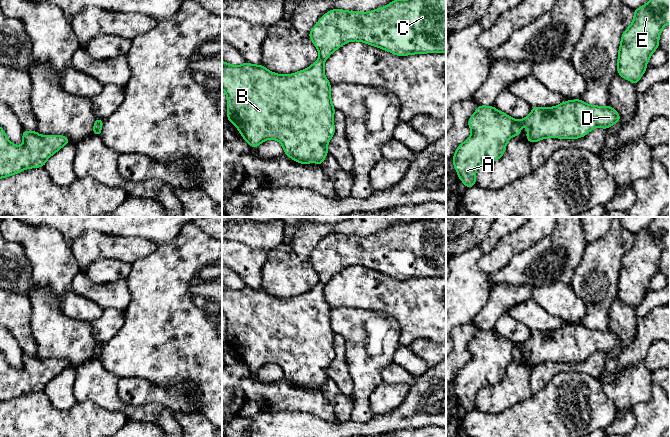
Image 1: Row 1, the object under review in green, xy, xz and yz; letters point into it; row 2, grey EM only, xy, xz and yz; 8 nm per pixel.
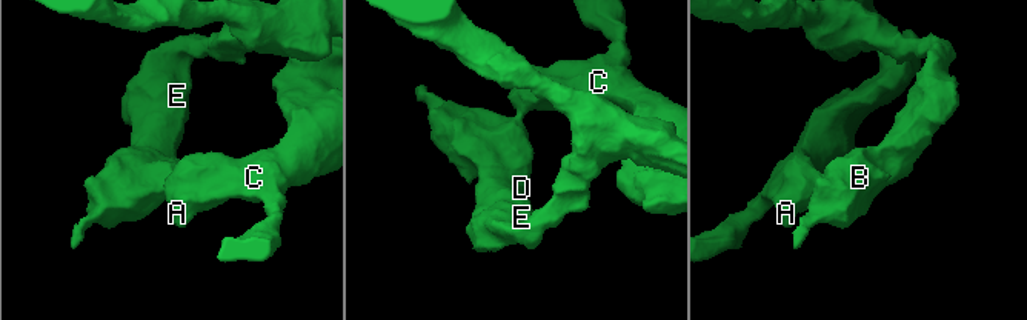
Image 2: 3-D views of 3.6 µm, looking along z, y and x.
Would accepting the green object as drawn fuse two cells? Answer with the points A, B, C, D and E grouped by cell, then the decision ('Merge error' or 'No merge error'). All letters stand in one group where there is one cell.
Groups: A C / B D E. Merge error

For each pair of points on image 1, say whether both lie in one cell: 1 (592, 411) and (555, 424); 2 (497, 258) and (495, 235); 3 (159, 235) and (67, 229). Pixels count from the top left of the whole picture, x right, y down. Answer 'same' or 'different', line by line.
1: same
2: different
3: same

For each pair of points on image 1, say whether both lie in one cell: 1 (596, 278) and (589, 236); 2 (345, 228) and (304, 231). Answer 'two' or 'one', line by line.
1: two
2: one

